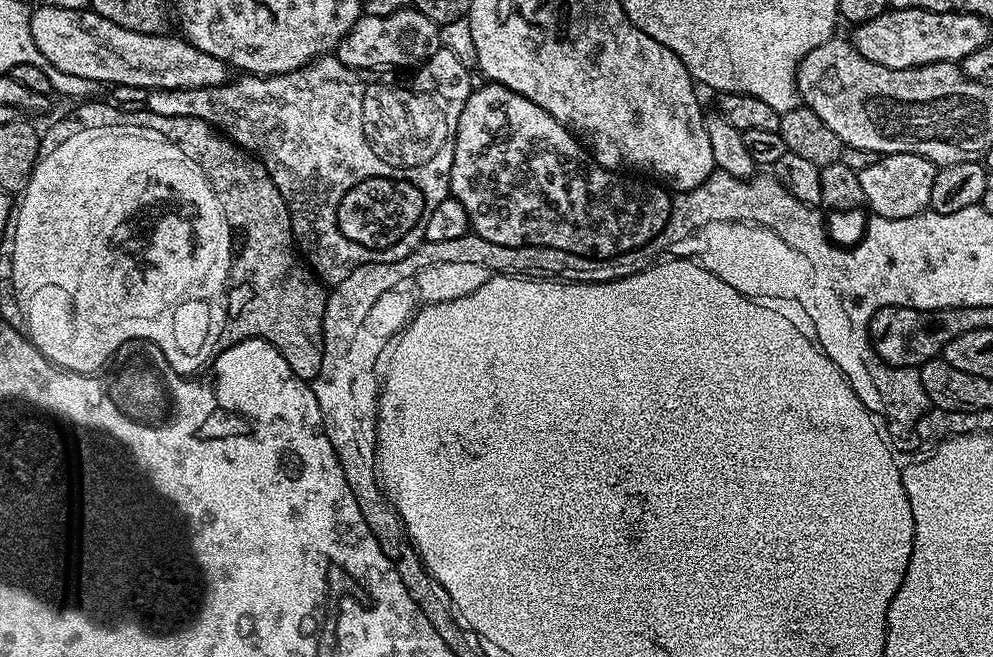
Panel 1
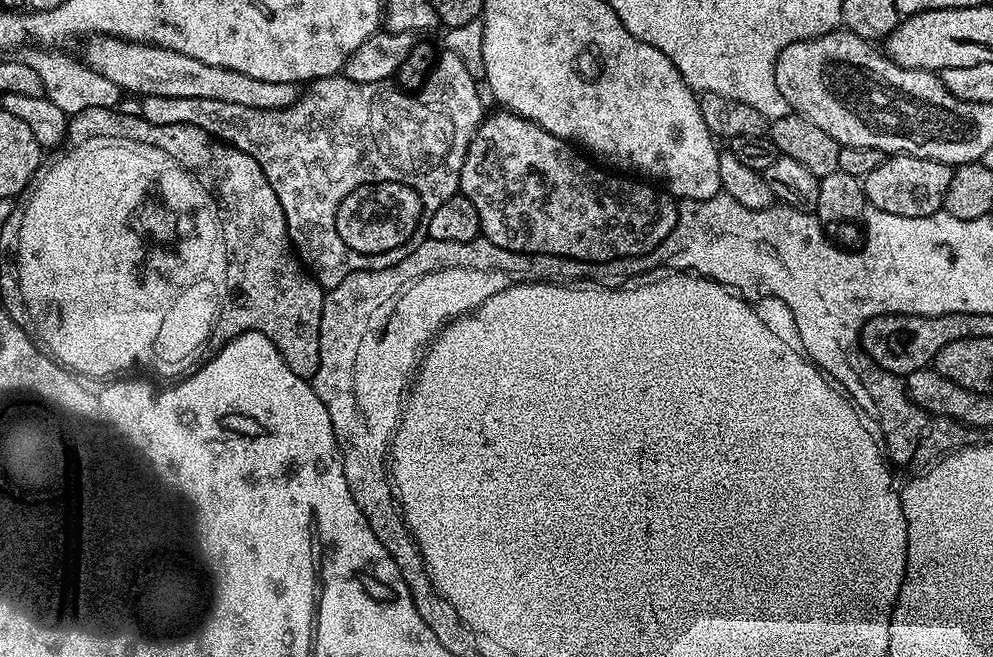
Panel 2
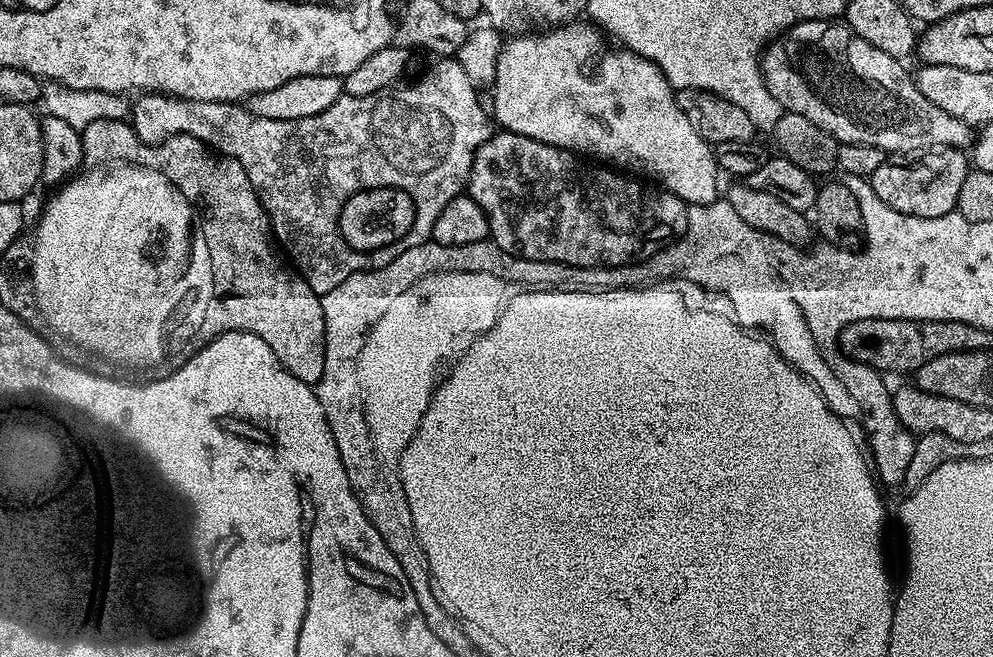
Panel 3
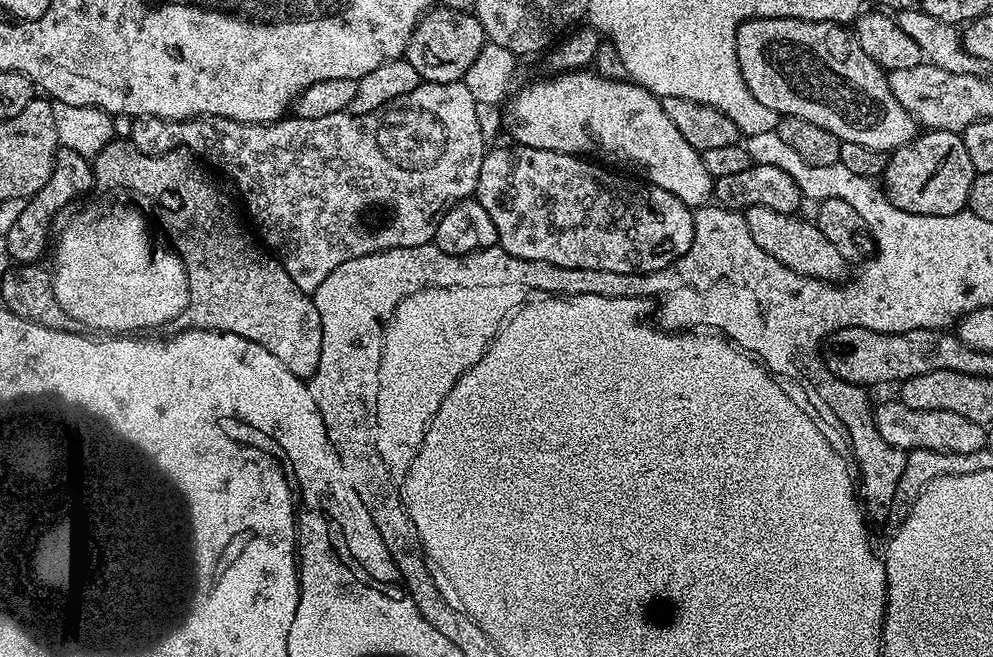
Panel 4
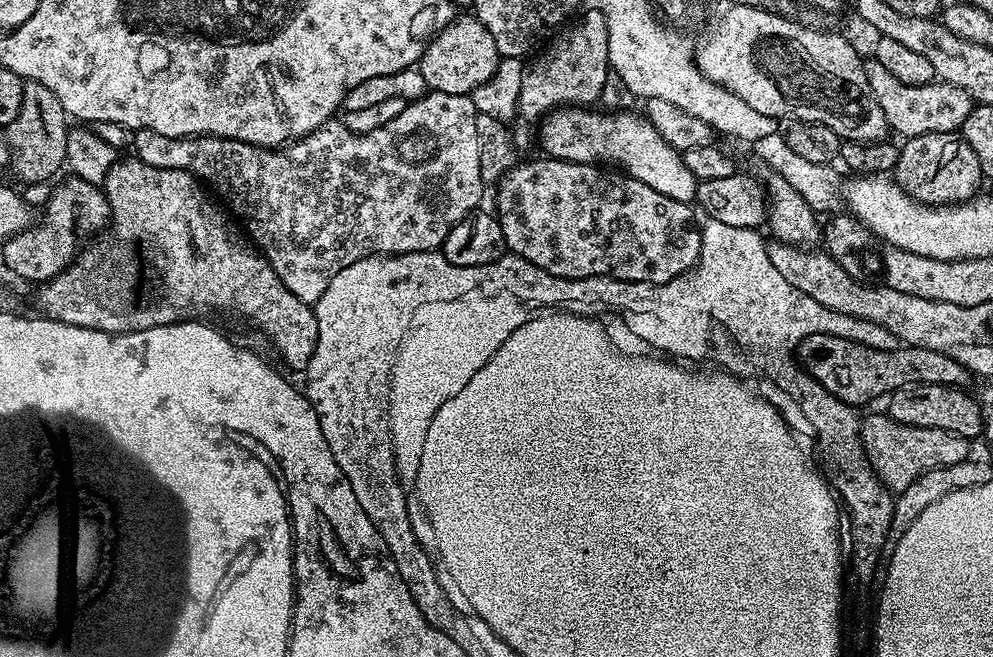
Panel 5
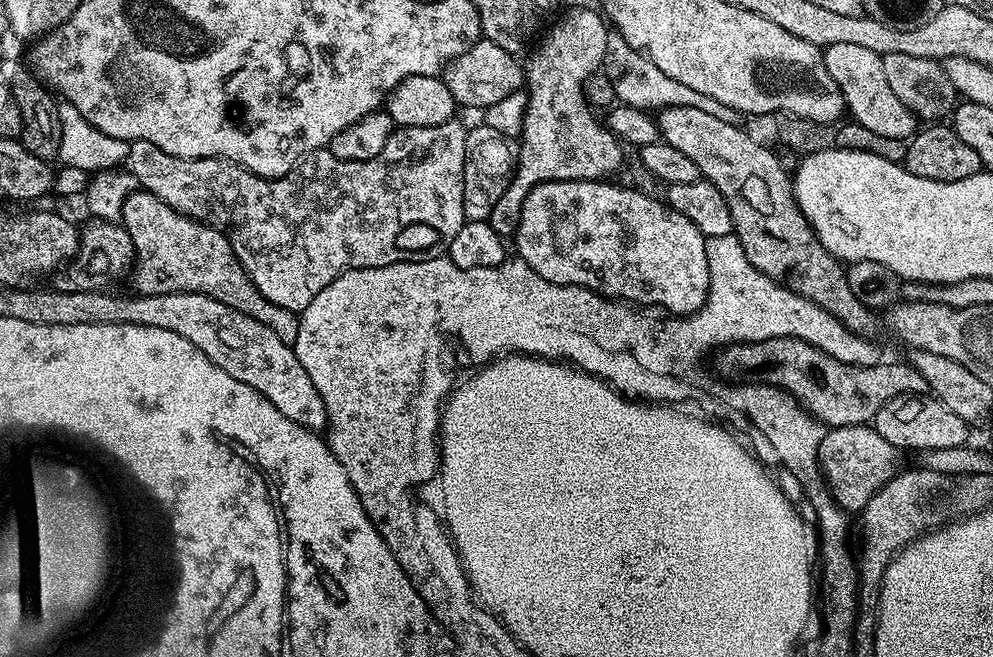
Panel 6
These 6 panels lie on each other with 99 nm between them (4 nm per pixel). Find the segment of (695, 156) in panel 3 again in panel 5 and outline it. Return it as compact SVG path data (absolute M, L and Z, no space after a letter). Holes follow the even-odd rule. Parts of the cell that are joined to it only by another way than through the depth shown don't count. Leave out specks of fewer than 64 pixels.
M565 106L549 112L539 121L540 144L544 147L543 155L554 160L565 160L571 164L595 164L597 166L615 166L621 173L634 177L638 182L646 182L650 190L658 190L658 194L666 194L666 198L674 198L674 202L691 205L696 199L694 174L686 166L683 155L677 152L658 130L643 115L635 116L632 112L595 112L592 106Z

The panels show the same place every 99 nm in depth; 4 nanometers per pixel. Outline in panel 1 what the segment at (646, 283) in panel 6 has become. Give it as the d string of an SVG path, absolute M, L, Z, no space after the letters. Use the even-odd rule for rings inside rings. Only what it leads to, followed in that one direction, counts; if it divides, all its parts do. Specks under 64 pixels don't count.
M484 82L473 87L470 98L466 98L466 106L462 106L462 114L458 118L458 134L454 146L454 166L450 166L451 199L462 202L466 206L468 223L471 231L481 236L486 242L494 242L498 246L514 246L515 248L553 248L554 250L566 250L570 254L578 254L595 260L609 260L623 252L632 252L636 248L646 246L666 226L671 214L672 196L659 183L645 182L643 179L631 180L628 174L617 174L596 163L592 159L587 147L577 137L572 135L572 130L564 124L560 124L542 106L530 102L522 94L510 90L501 84Z

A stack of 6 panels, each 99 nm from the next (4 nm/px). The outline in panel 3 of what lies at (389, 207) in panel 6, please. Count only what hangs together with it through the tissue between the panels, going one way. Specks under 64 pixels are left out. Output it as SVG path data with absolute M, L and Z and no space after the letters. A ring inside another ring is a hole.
M444 58L439 61L440 69L433 74L429 80L424 80L420 84L420 88L400 88L401 86L384 88L381 92L374 94L366 94L365 96L349 96L343 94L337 98L332 106L326 108L320 114L313 114L308 118L294 118L293 121L275 121L269 118L256 117L254 113L249 112L247 107L241 106L236 102L206 102L205 100L187 100L181 96L166 96L163 92L145 92L137 95L131 101L130 123L135 130L138 138L146 144L161 145L164 140L172 135L192 135L198 138L203 144L207 144L213 152L218 152L222 156L234 158L244 167L246 174L250 178L250 186L254 186L254 190L258 194L258 198L262 202L262 206L268 215L268 223L272 226L272 234L275 243L286 253L287 259L294 265L295 271L308 281L310 290L314 290L317 296L323 298L330 290L334 290L334 286L338 286L349 276L355 272L369 272L372 268L381 268L390 263L394 258L398 258L398 254L402 254L406 250L410 250L419 244L429 243L432 235L432 227L436 221L436 216L442 214L442 206L446 206L446 202L450 202L455 196L461 195L465 191L468 183L468 175L472 169L472 163L476 157L476 152L481 146L488 141L490 129L488 129L488 120L490 124L490 116L486 108L477 103L477 88L471 84L470 78L466 76L466 72L459 64L456 58ZM398 188L406 188L416 204L418 204L418 216L416 216L416 224L412 234L400 242L394 248L388 250L380 250L374 256L354 256L346 250L346 246L342 244L342 240L336 236L334 232L334 224L338 220L338 214L344 206L344 202L348 202L356 192L360 190L372 190L372 192L382 192L382 190L398 190Z

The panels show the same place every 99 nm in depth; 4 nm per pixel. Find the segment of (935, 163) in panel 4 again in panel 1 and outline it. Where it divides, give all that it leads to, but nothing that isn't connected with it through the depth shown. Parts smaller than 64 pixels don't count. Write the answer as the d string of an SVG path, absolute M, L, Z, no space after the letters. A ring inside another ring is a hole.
M889 152L881 155L874 166L866 166L859 172L865 205L882 218L910 218L925 211L930 205L930 193L934 191L937 165L926 158L909 152Z

